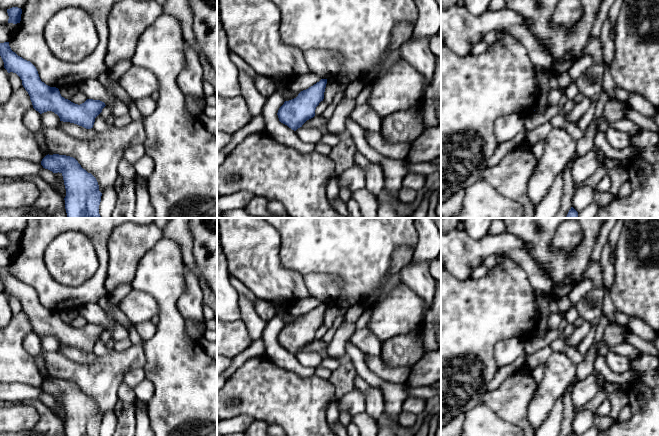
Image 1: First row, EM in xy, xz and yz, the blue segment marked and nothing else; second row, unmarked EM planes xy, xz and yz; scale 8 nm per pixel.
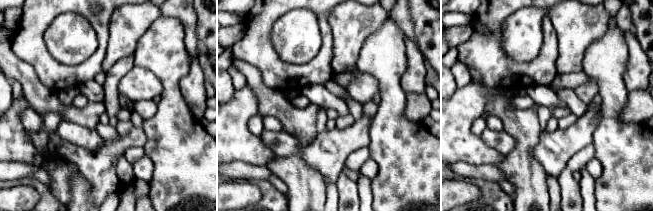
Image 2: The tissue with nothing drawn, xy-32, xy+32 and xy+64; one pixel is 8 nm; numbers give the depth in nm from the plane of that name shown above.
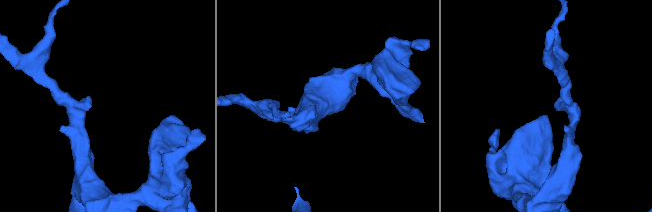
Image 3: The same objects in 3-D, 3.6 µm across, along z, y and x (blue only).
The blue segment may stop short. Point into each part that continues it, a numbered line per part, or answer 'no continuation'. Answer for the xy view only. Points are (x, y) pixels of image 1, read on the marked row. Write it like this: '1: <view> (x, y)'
no continuation

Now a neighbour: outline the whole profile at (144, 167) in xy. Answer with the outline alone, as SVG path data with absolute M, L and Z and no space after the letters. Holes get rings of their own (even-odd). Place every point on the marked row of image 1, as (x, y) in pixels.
M145 154L136 163L134 163L133 167L137 176L147 180L154 171L155 163L150 156Z

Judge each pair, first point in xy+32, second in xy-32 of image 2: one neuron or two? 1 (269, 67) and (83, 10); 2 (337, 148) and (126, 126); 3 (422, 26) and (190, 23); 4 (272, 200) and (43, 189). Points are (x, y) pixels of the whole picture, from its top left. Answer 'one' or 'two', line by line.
1: one
2: two
3: two
4: one

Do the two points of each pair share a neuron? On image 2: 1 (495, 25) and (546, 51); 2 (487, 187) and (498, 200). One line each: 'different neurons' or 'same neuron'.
1: same neuron
2: same neuron

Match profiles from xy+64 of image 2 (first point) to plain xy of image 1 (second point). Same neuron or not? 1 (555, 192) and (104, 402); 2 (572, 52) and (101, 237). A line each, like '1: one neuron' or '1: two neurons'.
1: two neurons
2: two neurons

